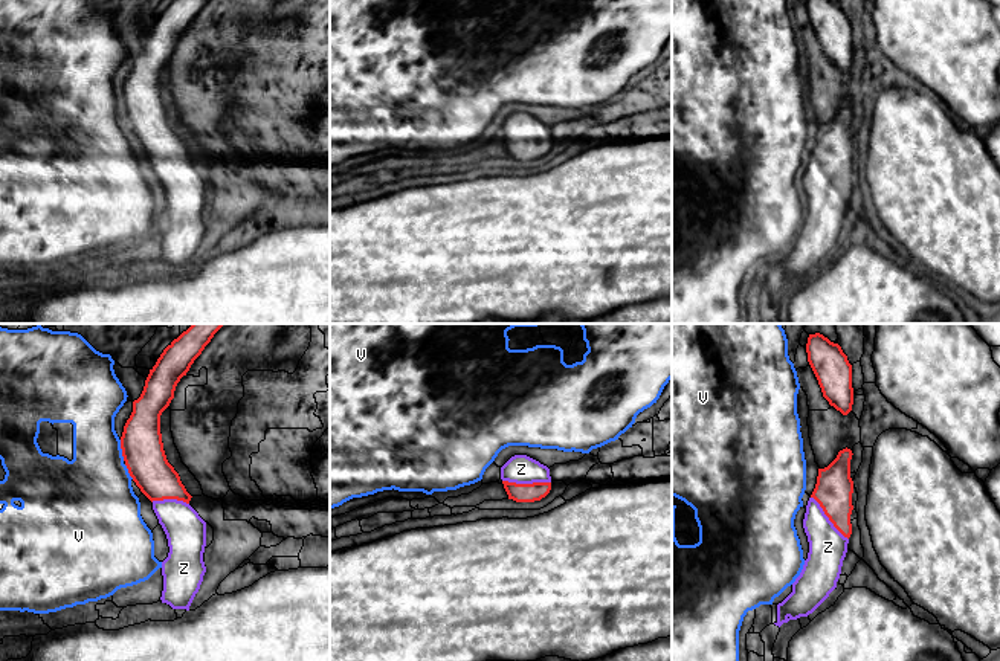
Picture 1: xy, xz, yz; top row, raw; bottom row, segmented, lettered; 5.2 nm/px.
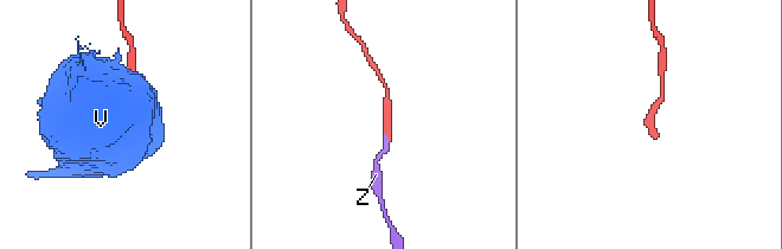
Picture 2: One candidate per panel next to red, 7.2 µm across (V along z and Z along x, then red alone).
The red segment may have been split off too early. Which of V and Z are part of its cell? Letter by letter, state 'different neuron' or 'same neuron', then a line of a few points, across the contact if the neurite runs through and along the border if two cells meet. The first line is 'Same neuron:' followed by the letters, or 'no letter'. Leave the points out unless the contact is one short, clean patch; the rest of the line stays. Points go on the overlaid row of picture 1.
Same neuron: Z
V: different neuron; line xy (119, 440), (124, 460)
Z: same neuron; line xz (533, 492), (527, 484), (521, 469)

